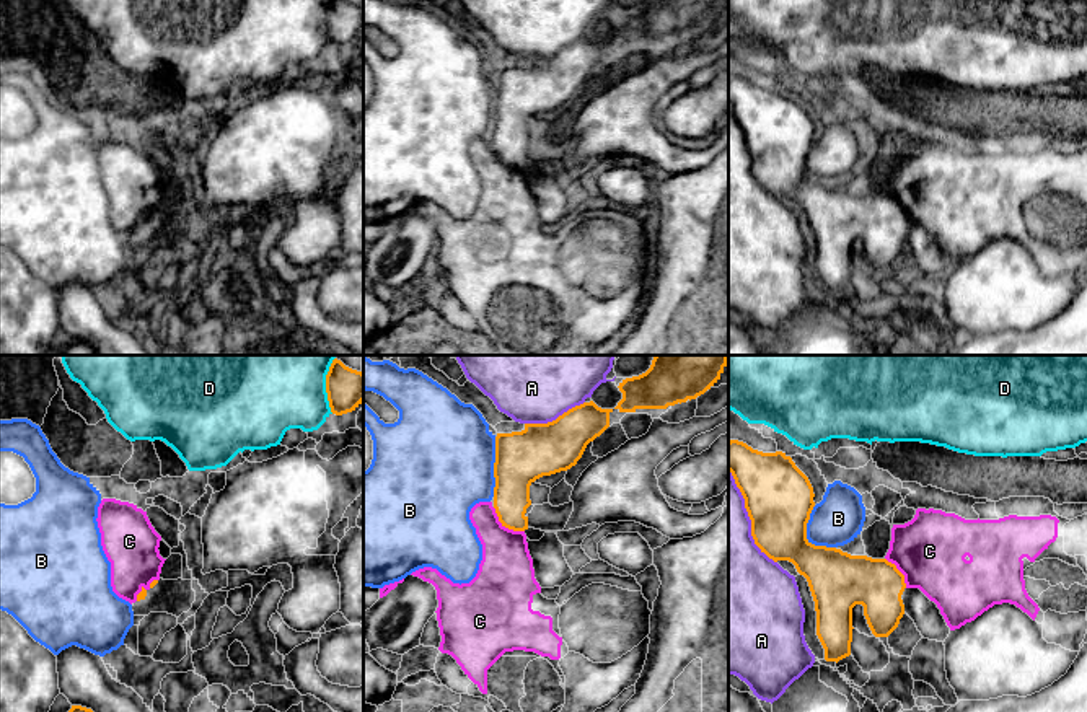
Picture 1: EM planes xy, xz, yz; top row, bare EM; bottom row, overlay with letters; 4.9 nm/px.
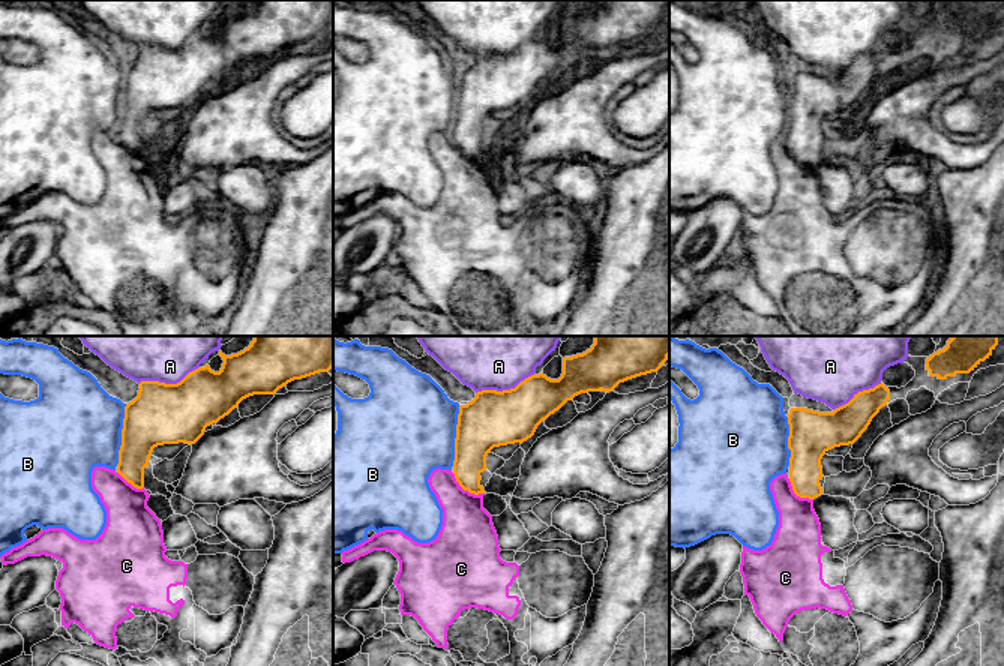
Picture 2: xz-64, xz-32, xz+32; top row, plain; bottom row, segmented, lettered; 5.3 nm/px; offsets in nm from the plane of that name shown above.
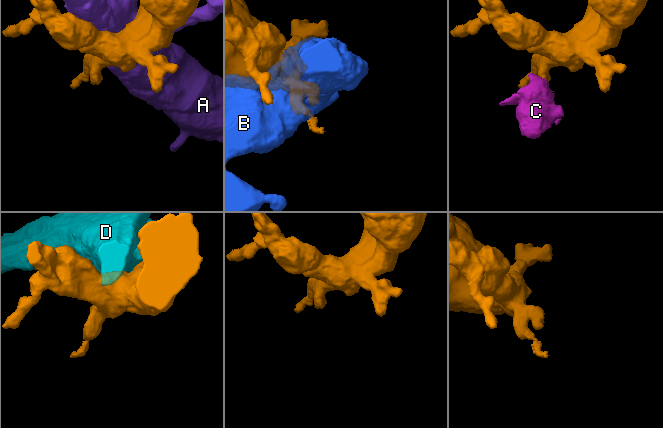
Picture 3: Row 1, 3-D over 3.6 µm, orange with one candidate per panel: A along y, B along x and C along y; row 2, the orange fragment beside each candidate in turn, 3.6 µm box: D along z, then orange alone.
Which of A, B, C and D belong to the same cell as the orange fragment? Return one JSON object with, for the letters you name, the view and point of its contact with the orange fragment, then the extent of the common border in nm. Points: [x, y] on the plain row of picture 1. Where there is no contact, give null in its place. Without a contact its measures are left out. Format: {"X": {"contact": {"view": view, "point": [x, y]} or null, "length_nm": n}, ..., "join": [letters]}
{"join": []}

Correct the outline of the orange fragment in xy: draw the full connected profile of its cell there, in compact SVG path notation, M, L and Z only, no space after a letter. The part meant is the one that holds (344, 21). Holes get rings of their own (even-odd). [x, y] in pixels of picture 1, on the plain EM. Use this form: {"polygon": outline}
{"polygon": "M331 0L326 10L331 47L342 51L363 37L363 8L345 0Z"}

